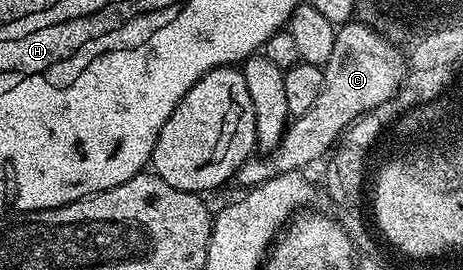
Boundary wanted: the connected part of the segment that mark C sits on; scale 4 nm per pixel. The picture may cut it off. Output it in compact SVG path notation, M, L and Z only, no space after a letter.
M351 21L341 24L335 30L332 57L328 57L326 66L322 68L324 85L320 89L320 97L316 97L316 105L312 105L308 113L297 116L287 126L284 137L272 153L259 154L239 165L236 183L242 189L260 185L280 173L306 169L309 163L316 162L323 154L322 159L331 150L338 128L353 119L359 111L367 113L375 108L393 91L399 73L395 44L366 26L370 25L362 21Z

